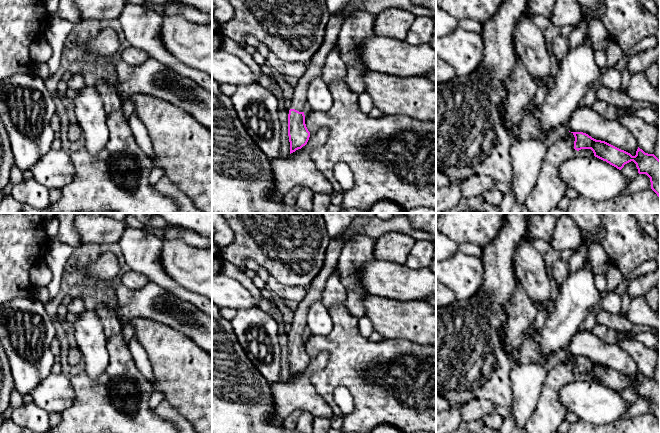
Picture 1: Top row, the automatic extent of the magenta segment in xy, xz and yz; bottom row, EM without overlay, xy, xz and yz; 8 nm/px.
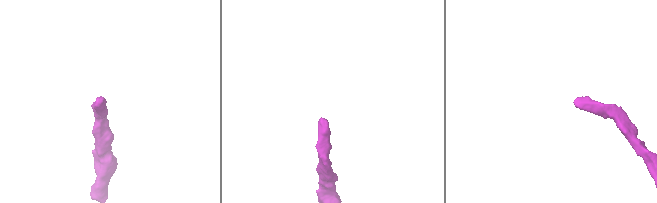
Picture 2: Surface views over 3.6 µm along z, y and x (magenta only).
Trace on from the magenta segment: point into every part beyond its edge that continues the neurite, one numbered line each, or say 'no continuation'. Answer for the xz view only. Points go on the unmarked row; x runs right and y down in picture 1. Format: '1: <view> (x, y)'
1: xz (314, 293)

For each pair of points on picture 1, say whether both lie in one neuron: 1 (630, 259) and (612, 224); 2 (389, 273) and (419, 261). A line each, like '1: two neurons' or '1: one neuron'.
1: one neuron
2: two neurons

